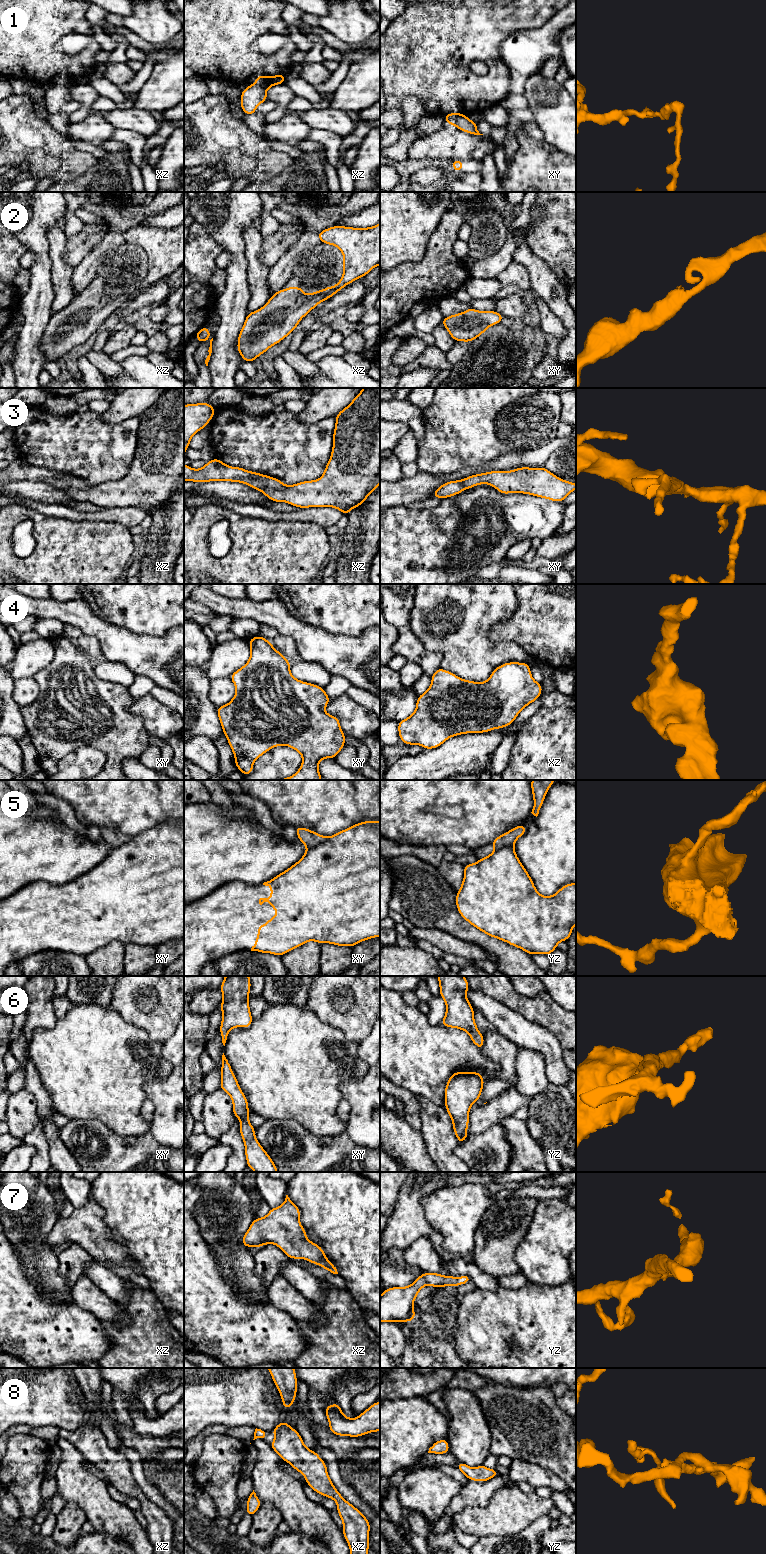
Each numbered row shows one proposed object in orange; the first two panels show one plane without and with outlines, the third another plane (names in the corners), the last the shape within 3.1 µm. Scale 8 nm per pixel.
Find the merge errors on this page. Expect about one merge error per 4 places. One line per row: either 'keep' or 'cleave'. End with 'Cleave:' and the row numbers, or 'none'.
1: cleave
2: keep
3: keep
4: keep
5: cleave
6: keep
7: keep
8: keep
Cleave: 1, 5

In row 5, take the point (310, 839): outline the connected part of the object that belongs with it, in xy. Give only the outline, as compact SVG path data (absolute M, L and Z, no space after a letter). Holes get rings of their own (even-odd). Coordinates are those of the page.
M296 827L295 832L299 841L301 841L307 849L316 847L328 838L304 827Z

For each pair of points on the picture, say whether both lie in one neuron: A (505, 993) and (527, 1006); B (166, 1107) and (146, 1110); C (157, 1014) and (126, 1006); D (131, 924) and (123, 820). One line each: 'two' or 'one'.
A: one
B: two
C: one
D: two

